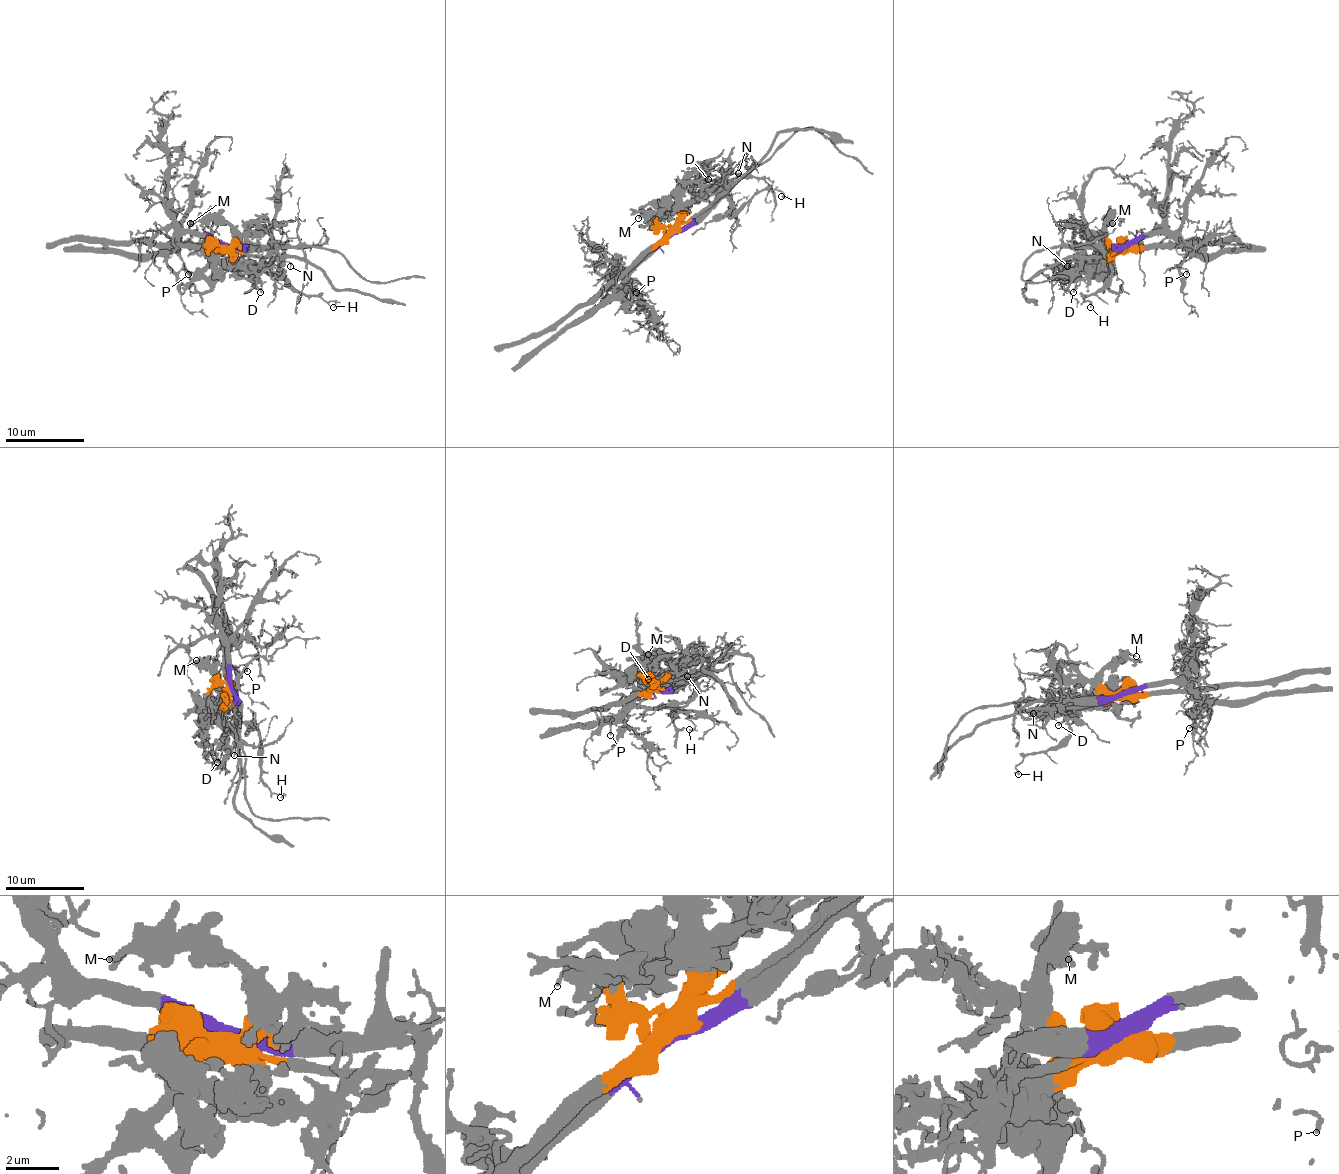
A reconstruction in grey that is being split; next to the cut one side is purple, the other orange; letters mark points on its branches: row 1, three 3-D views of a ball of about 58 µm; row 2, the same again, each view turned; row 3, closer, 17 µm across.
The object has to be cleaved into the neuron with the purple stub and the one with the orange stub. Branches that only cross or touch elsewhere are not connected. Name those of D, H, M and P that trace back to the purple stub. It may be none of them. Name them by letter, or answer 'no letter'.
H, P

